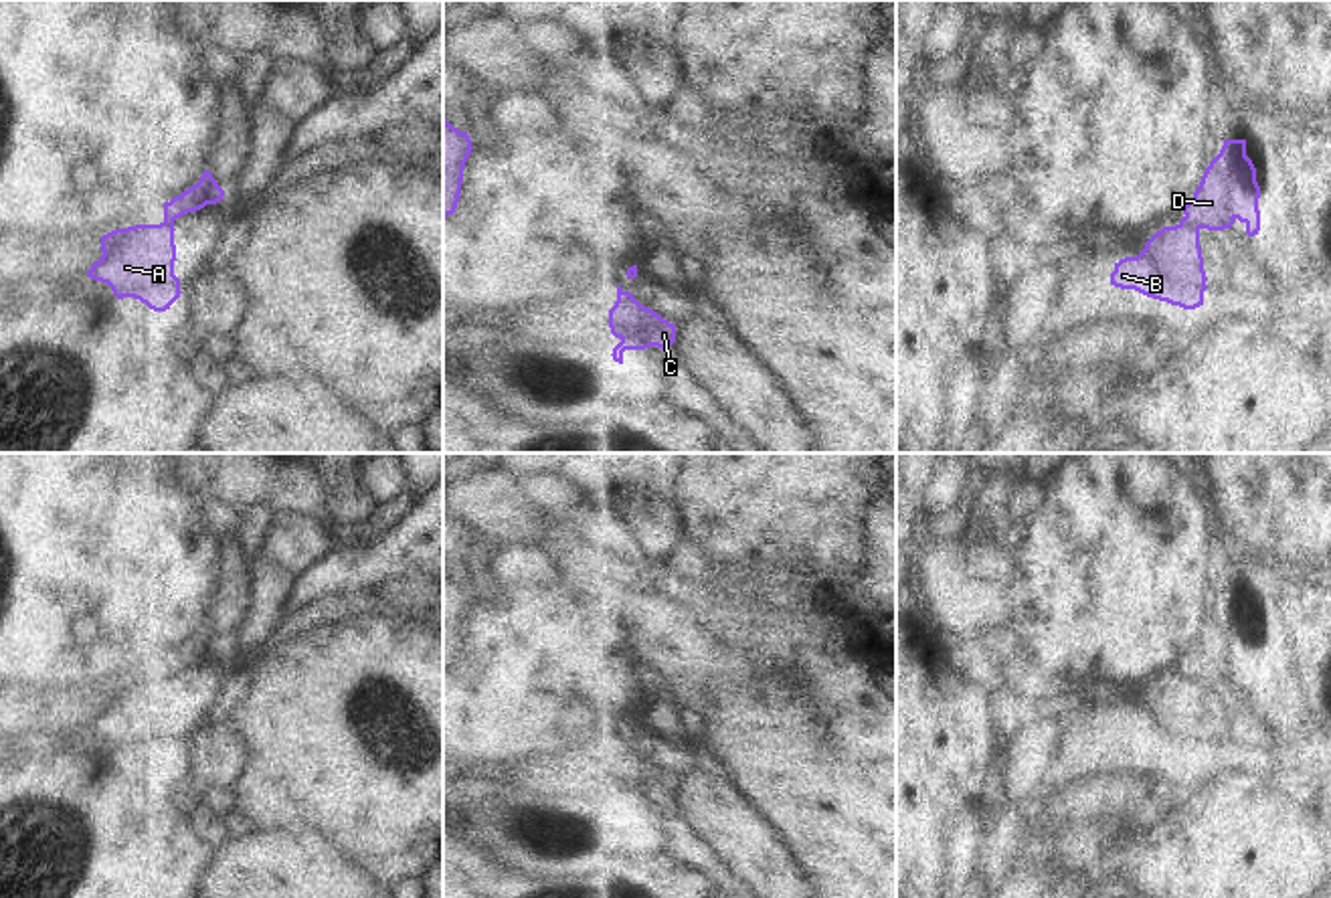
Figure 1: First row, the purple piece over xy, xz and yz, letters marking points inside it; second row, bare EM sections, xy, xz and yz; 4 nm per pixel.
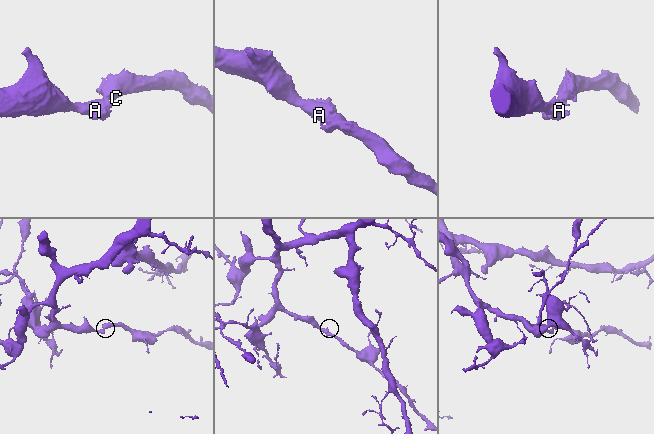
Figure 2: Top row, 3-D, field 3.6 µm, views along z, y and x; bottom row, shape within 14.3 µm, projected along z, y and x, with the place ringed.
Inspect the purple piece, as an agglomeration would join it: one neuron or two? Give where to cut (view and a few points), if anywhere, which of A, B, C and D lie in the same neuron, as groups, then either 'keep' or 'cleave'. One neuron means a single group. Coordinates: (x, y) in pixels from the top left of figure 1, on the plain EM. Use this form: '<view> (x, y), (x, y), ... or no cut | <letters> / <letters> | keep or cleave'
yz (1184, 670), (1202, 680) | A B / C D | cleave

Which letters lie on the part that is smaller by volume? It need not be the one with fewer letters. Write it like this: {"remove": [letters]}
{"remove": ["C", "D"]}

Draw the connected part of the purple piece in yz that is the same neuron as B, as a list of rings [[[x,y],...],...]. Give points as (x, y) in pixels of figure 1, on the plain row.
[[[1185,669],[1175,680],[1163,680],[1137,710],[1115,716],[1111,738],[1135,742],[1147,750],[1195,762],[1208,742],[1200,700],[1200,678]]]

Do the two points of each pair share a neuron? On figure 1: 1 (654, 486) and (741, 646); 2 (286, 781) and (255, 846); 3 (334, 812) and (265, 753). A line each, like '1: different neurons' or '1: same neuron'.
1: different neurons
2: different neurons
3: same neuron

